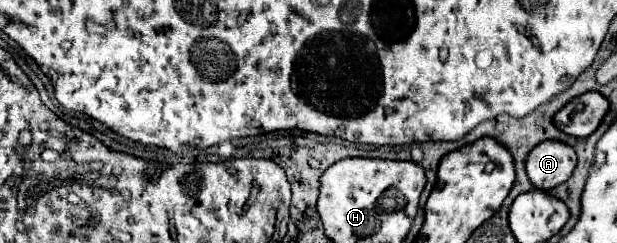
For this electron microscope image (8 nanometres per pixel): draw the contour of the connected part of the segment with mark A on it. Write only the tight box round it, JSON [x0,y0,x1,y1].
[525,140,577,190]

